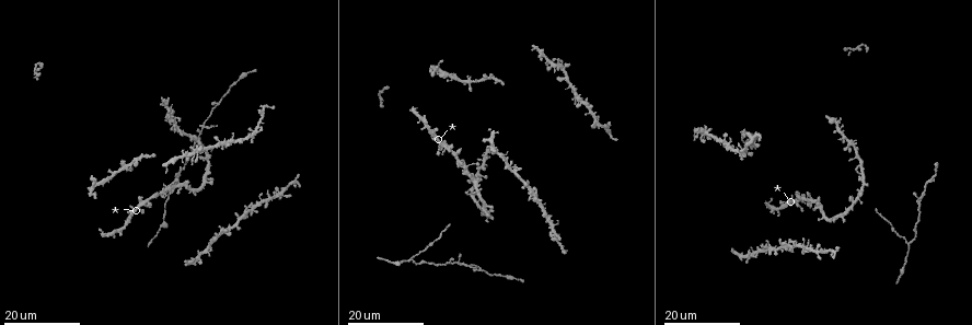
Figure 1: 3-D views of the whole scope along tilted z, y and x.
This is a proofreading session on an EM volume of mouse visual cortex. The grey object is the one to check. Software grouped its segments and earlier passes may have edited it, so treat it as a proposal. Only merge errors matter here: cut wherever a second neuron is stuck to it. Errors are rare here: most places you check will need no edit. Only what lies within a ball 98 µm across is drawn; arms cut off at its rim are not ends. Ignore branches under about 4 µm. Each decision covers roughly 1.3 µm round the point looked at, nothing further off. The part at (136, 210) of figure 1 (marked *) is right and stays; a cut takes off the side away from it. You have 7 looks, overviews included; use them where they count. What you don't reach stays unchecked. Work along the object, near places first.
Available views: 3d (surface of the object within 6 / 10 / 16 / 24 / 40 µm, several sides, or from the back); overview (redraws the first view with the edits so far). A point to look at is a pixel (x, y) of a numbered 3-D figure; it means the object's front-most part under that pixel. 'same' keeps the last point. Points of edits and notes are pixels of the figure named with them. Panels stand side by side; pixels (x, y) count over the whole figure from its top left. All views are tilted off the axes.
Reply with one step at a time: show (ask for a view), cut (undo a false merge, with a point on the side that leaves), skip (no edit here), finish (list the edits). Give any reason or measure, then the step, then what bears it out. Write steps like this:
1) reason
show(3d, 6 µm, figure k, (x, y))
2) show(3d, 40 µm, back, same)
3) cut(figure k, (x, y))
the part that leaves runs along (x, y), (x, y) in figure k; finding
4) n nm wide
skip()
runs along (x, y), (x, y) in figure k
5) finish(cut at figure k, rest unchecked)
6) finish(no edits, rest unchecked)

arms part here
show(3d, 16 µm, figure 1, (412, 258))

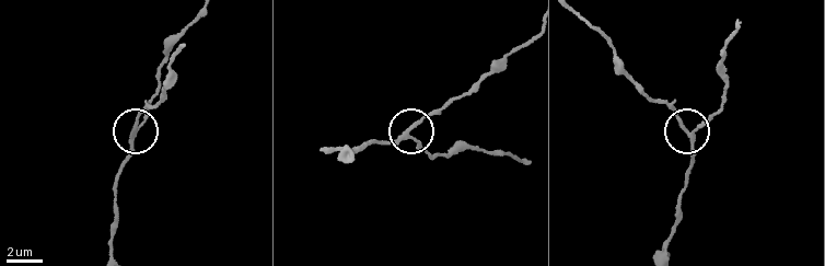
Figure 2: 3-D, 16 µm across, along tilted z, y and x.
show(3d, 10 µm, figure 2, (693, 136))

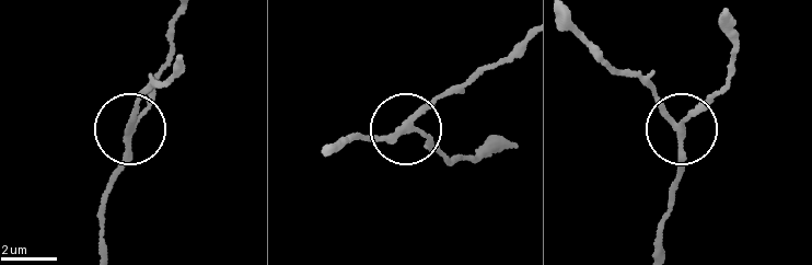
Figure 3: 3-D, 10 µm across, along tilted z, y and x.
side arm 17 µm; 3 arms
cut(figure 3, (135, 108))
two neurons meet here

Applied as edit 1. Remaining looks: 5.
see it whole again
show(overview)

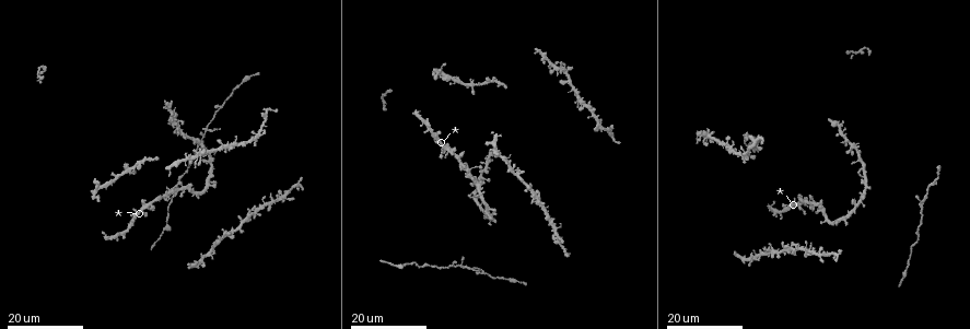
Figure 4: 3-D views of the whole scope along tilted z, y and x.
four arms meet
show(3d, 16 µm, figure 4, (209, 132))

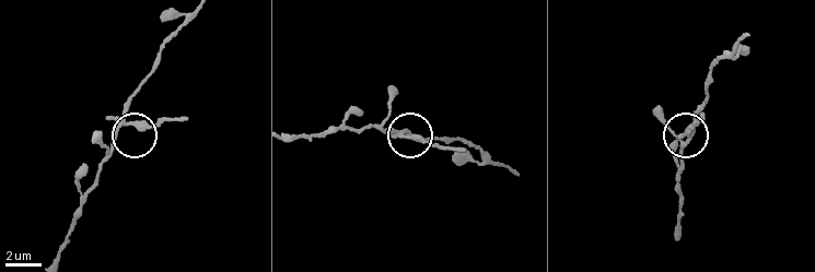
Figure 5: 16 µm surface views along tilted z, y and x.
show(3d, 10 µm, figure 5, (693, 125))

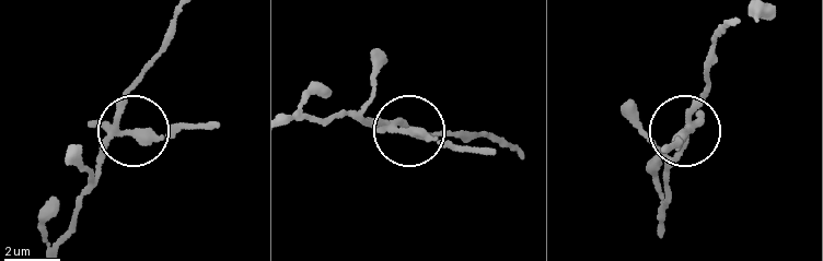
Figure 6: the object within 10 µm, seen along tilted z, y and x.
4 arms
cut(figure 6, (153, 139))
the part that leaves runs along (116, 130), (153, 137), (215, 123) in figure 6; two neurons meet here

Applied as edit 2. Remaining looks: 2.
finish(cut at figure 3, cut at figure 6, rest unchecked)

